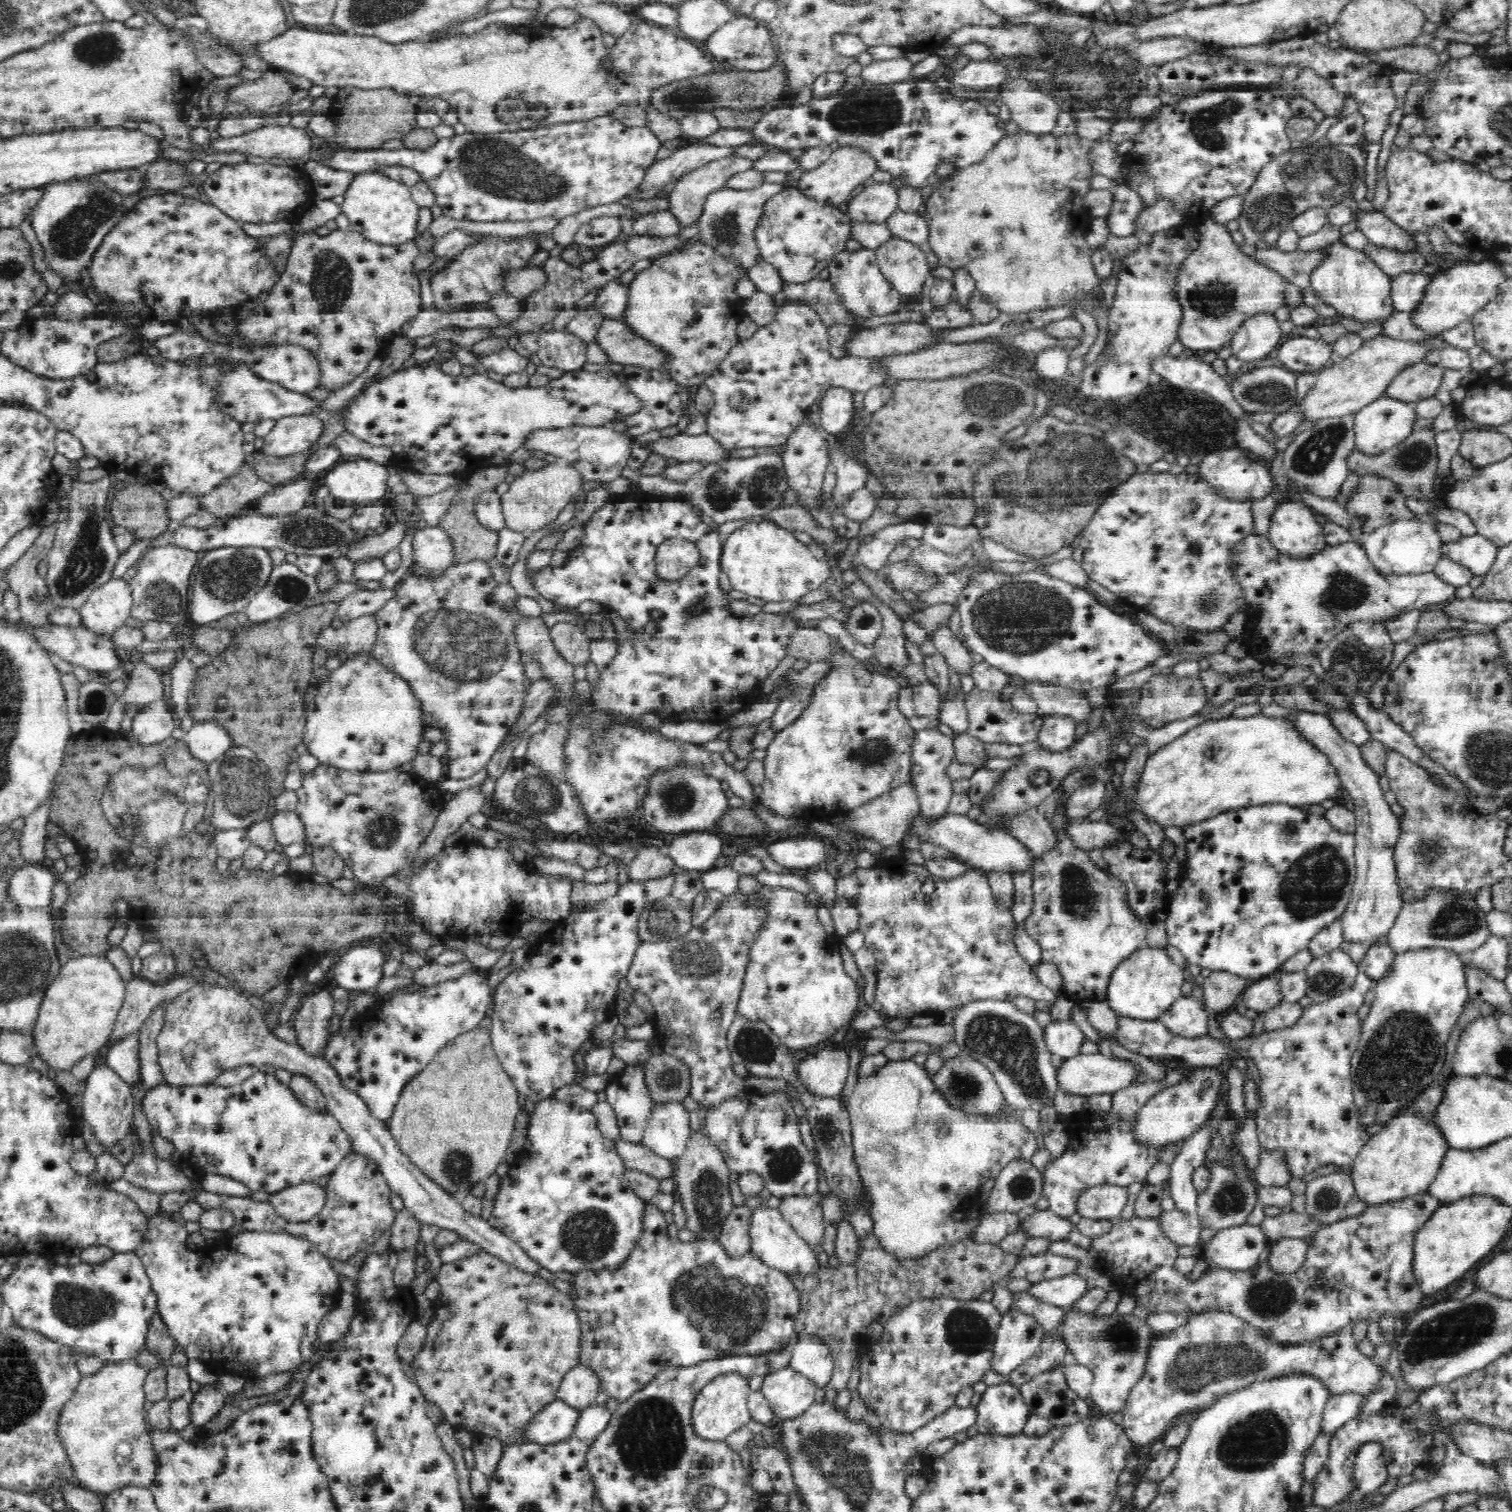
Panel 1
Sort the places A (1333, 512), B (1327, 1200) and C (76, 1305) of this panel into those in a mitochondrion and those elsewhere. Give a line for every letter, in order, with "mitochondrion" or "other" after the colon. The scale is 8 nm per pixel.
A: other
B: mitochondrion
C: mitochondrion

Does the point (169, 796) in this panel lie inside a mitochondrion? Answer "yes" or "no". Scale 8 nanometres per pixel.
yes

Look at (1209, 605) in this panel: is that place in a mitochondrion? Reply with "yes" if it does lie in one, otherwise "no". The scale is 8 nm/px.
yes

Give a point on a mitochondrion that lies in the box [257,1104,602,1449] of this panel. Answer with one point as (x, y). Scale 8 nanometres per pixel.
(457, 1163)

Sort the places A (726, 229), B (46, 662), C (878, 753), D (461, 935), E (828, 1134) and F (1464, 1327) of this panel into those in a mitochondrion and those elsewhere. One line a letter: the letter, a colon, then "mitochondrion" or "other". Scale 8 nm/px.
A: mitochondrion
B: other
C: mitochondrion
D: other
E: mitochondrion
F: mitochondrion

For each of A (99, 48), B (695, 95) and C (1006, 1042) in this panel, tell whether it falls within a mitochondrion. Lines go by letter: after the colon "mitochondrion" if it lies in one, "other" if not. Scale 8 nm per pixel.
A: mitochondrion
B: mitochondrion
C: mitochondrion

